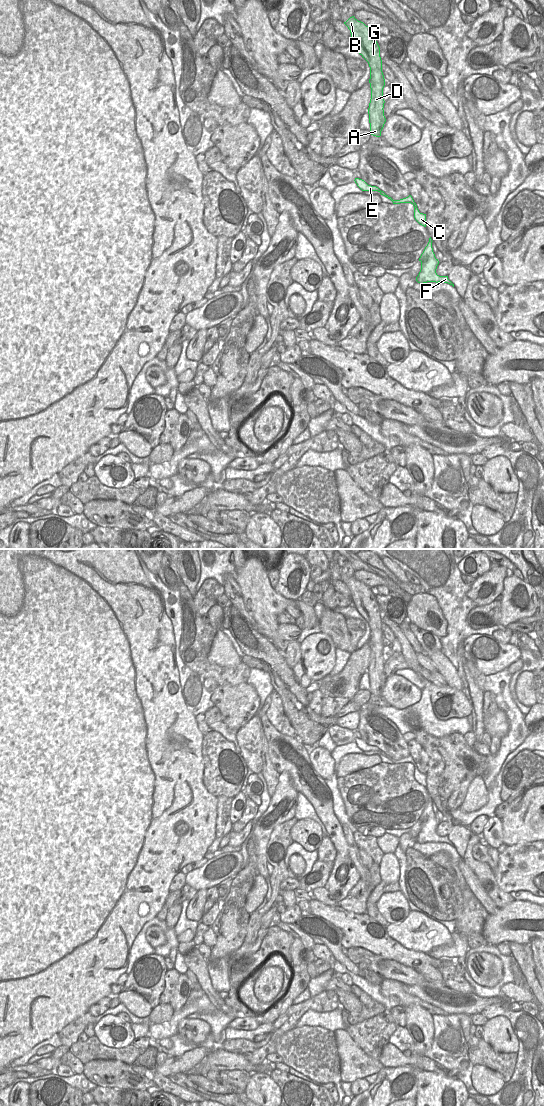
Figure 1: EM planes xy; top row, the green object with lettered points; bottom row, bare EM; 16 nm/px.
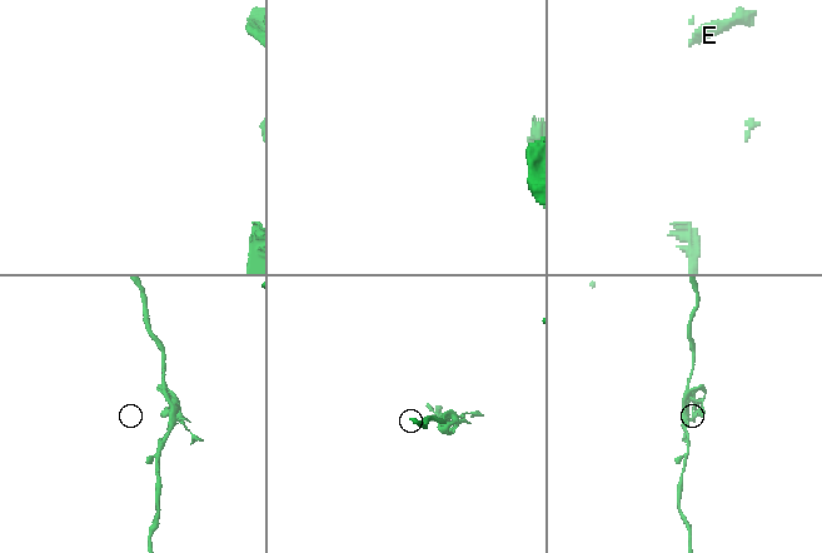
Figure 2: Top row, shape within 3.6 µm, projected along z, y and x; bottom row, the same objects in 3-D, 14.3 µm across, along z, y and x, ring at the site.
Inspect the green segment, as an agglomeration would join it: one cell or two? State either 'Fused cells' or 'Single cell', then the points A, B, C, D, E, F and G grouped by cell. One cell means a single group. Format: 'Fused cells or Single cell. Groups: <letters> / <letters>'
Single cell. Groups: A B C D E F G

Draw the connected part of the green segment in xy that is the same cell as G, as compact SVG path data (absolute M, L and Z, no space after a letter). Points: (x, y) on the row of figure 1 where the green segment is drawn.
M354 16L350 17L344 24L350 30L354 47L370 67L371 99L368 108L370 133L373 136L380 137L386 122L383 110L385 79L382 72L380 47L371 28L358 21Z

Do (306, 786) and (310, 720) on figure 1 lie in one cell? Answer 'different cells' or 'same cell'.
different cells

